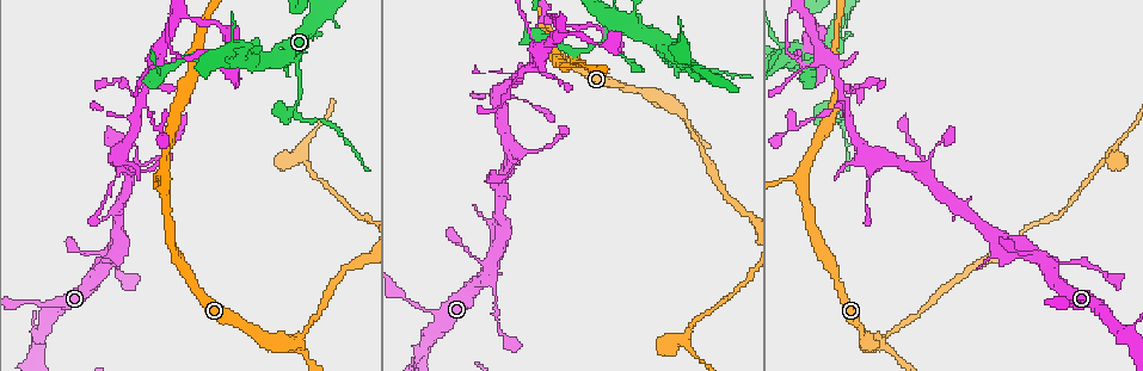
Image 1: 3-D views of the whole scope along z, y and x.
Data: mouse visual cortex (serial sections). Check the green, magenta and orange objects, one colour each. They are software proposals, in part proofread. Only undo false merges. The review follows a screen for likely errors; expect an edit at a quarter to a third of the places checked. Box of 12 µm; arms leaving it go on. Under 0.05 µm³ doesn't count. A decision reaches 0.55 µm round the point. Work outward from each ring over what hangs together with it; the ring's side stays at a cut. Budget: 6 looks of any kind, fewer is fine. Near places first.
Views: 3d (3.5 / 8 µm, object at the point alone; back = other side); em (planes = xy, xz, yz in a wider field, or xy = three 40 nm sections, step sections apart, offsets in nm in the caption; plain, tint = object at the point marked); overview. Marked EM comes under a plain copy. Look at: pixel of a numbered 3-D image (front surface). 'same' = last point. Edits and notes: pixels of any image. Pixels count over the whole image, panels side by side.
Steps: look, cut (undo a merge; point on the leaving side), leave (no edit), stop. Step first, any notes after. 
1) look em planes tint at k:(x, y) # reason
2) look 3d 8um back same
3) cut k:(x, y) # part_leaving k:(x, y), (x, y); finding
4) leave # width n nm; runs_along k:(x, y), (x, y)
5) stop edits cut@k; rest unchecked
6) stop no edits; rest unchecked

look 3d 3.5um at 1:(1050, 265) # small branch off a trunk

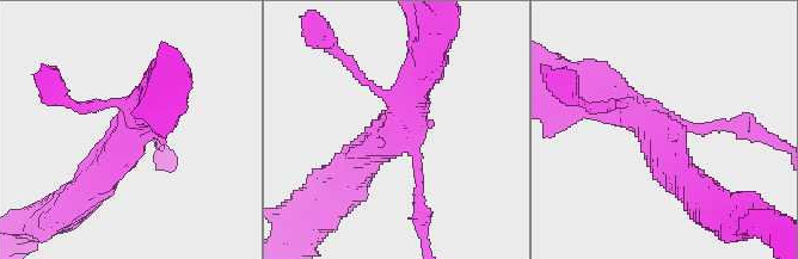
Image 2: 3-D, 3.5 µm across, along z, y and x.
look em planes tint at 2:(661, 136) # arms 4; arm_widths 150, 150, 450, 450 nm

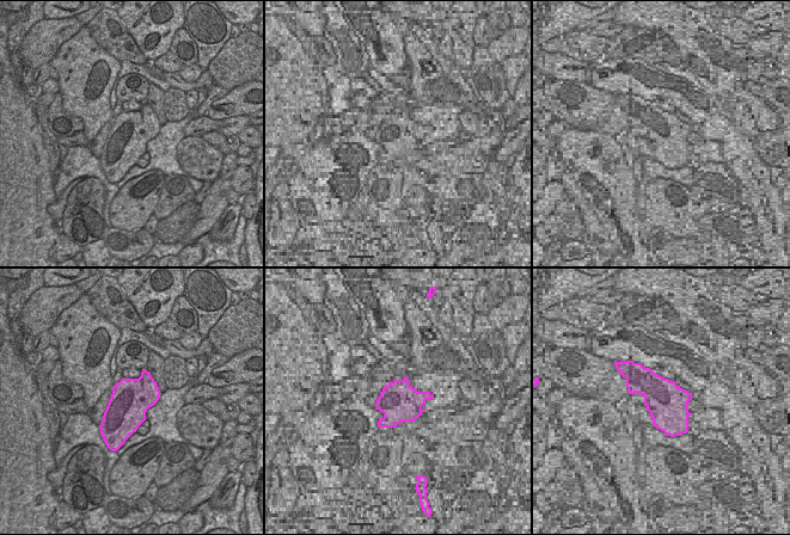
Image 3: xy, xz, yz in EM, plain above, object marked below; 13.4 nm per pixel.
leave # runs_along 2:(700, 192), (645, 118), (602, 97); all the same cell

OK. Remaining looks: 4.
look 3d 3.5um at 1:(844, 99) # sudden change in width

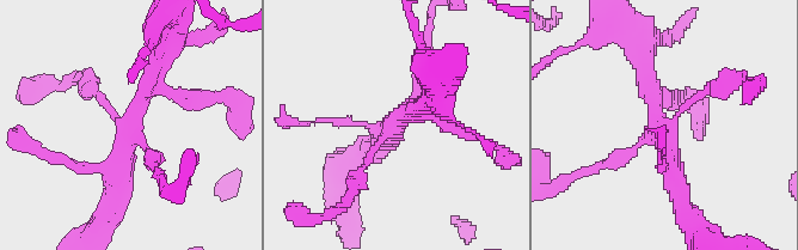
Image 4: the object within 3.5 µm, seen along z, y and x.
look em xy step 3 tint at 4:(131, 127) # arms 4; arm_widths 100, 200, 250, 300 nm

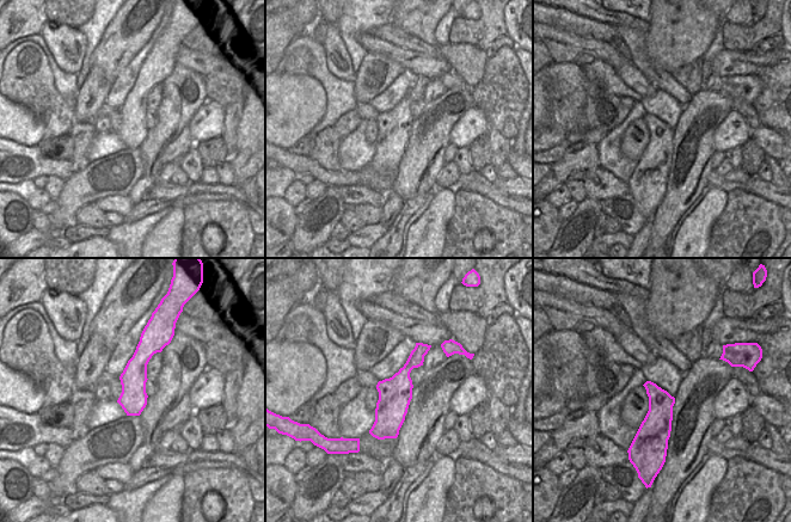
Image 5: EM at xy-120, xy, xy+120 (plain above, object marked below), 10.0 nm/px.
leave # runs_along 5:(425, 348), (375, 434); all the same cell

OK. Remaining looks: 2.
look 3d 3.5um at 1:(552, 15) # a narrow waist

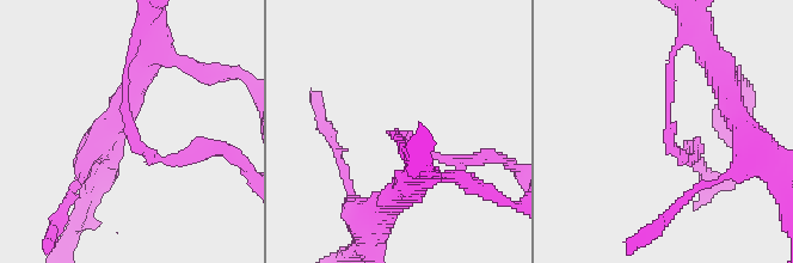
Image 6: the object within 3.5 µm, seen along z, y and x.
look em planes tint at 6:(389, 131) # arm_widths 100, 100 nm; now the EM

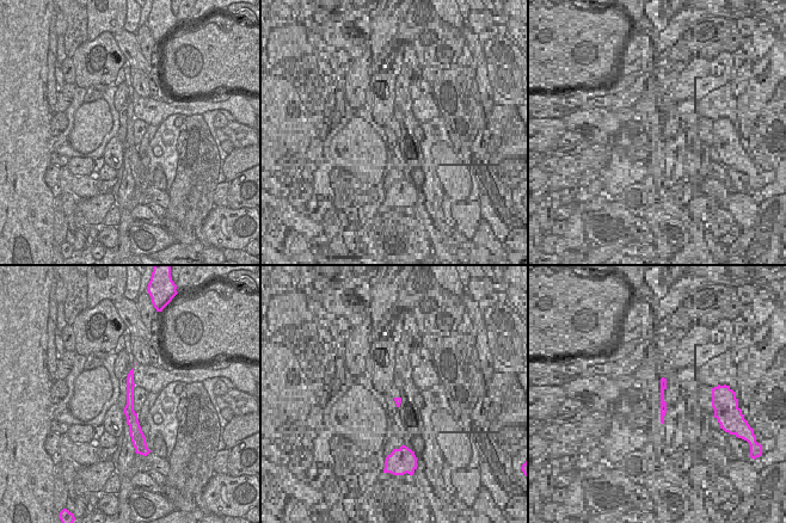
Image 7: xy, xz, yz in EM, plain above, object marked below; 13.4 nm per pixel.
leave # runs_along 7:(130, 376), (130, 414), (135, 436); one cell here

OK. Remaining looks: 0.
stop no edits; rest unchecked

